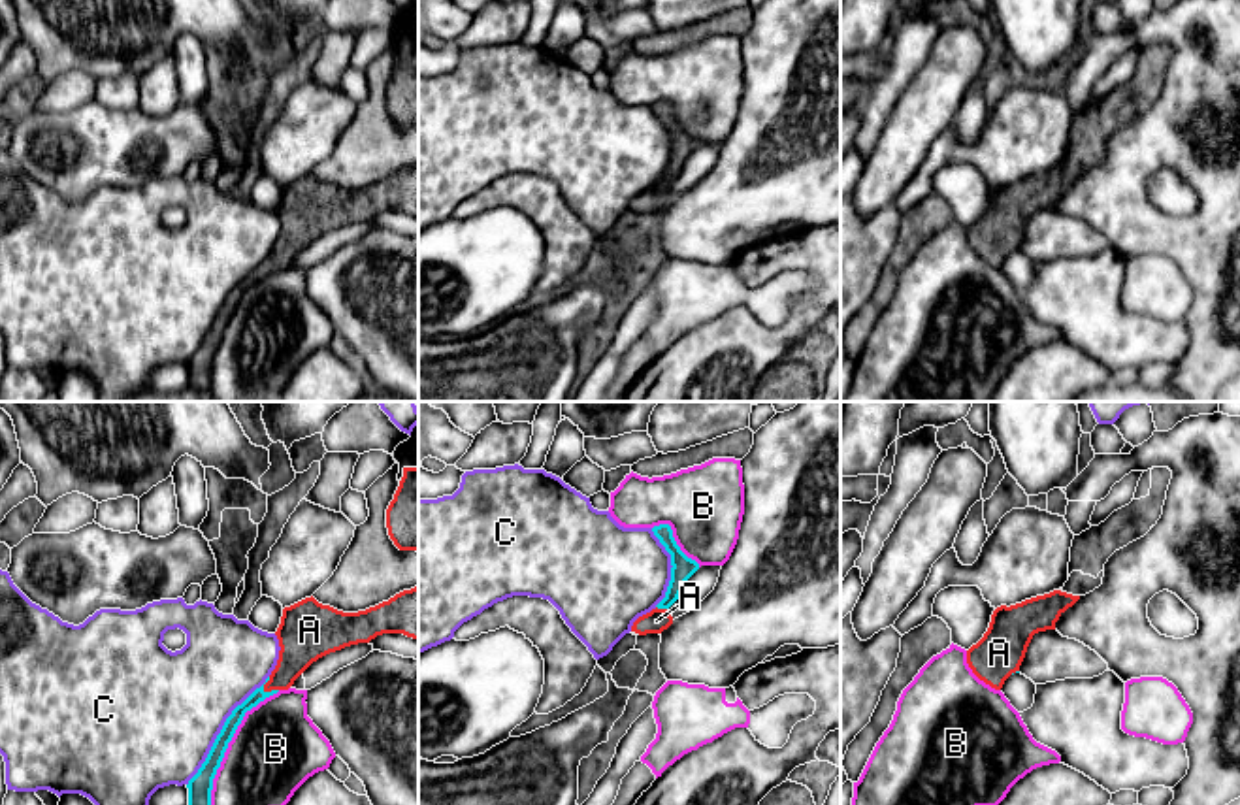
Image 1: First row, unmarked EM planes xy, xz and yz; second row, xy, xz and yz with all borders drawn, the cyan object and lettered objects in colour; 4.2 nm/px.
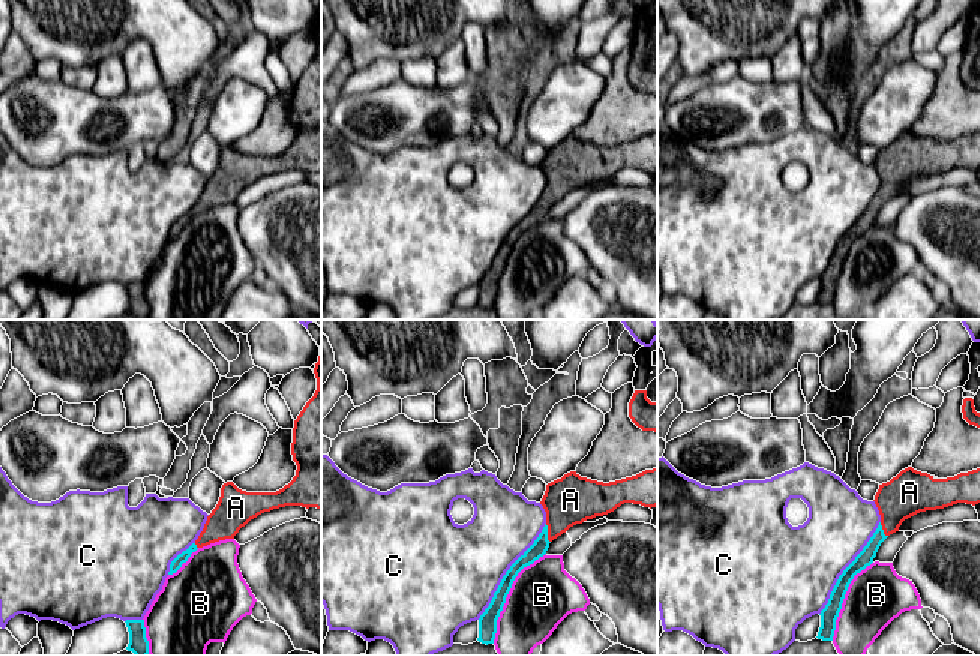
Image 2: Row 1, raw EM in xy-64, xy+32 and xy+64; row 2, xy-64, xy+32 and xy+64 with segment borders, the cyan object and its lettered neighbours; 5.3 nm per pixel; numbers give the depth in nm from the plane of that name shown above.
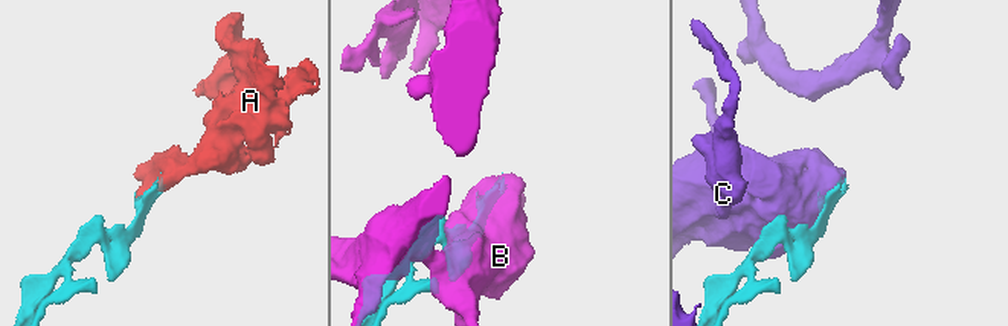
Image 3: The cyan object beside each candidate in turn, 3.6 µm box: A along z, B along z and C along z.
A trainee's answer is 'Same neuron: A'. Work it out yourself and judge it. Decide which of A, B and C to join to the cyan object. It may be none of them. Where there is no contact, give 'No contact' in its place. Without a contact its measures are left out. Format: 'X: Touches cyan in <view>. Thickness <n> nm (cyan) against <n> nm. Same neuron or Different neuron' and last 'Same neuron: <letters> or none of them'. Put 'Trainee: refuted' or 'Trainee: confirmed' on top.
Trainee: confirmed
A: Touches cyan in xy. Thickness 60 nm (cyan) against 200 nm. Same neuron
B: Touches cyan in xy. Thickness 100 nm (cyan) against 380 nm. Different neuron
C: Touches cyan in xy. Thickness 100 nm (cyan) against 480 nm. Different neuron
Same neuron: A

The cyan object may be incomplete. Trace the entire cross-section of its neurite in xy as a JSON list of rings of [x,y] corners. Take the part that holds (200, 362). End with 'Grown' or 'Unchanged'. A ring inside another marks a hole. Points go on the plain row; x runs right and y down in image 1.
[[[418,164],[358,190],[337,189],[313,173],[285,185],[275,209],[281,224],[277,243],[266,260],[226,296],[205,339],[187,362],[188,386],[202,392],[211,388],[213,356],[247,288],[279,268],[288,268],[318,236],[351,222],[369,221],[383,211],[418,217]]]. Grown

